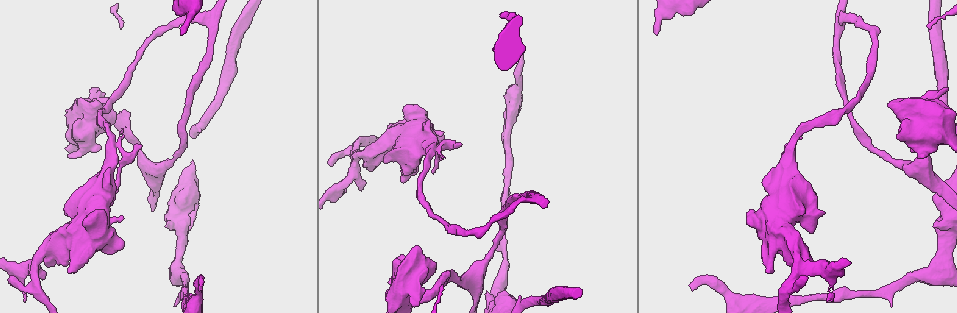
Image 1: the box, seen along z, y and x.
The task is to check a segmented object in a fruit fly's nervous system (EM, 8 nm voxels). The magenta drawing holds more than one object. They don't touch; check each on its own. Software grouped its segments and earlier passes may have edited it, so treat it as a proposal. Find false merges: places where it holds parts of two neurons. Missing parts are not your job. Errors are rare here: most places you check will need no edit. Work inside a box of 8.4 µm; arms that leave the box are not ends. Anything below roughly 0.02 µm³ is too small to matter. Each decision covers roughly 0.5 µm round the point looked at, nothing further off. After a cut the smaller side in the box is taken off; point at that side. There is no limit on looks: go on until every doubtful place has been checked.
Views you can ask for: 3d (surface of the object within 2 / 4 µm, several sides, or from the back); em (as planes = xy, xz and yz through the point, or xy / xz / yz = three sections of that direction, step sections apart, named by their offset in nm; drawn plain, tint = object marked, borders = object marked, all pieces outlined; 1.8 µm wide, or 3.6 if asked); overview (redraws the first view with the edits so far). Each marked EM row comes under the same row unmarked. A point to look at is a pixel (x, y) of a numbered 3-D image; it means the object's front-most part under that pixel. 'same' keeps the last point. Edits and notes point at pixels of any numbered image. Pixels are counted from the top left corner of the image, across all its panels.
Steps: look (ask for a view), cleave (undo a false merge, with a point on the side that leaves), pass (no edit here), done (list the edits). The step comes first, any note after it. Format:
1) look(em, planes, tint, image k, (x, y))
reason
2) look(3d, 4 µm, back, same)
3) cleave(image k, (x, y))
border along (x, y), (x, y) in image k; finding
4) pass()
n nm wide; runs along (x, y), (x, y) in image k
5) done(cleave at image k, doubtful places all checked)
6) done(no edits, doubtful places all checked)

look(em, 3.6 µm, planes, tint, image 1, (420, 145))

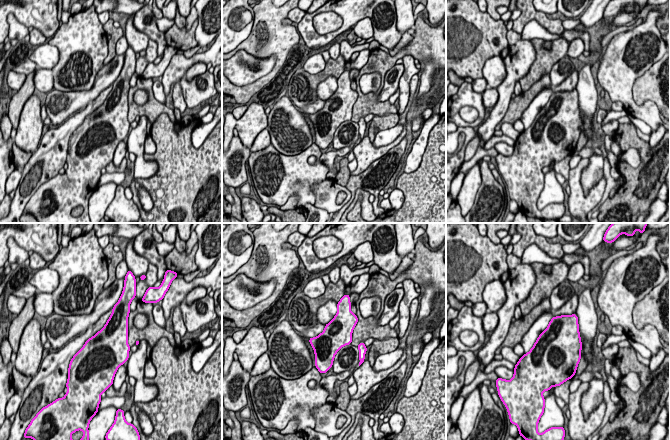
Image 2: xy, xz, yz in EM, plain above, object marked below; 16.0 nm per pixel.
pass()
460 nm wide; all the same neuron

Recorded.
look(3d, 4 µm, image 1, (926, 112))
thick turns thin

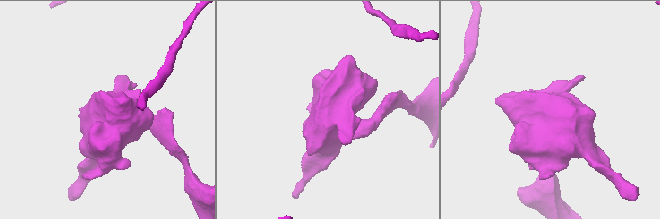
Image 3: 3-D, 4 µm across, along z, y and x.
look(em, 3.6 µm, xz, step 4, tint, image 3, (552, 116))

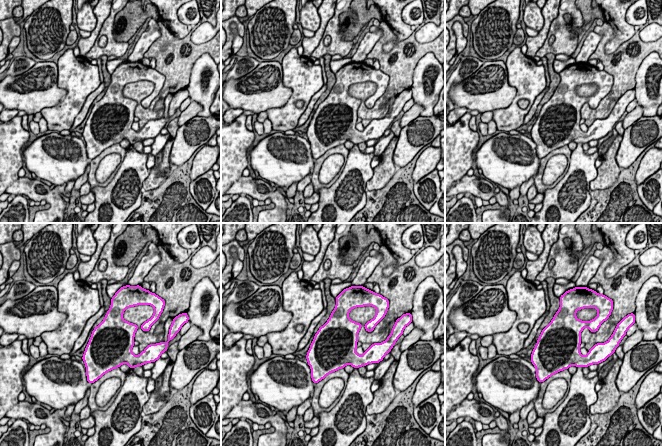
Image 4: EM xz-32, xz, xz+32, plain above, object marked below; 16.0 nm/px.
look(em, 3.6 µm, planes, tint, same)
another direction

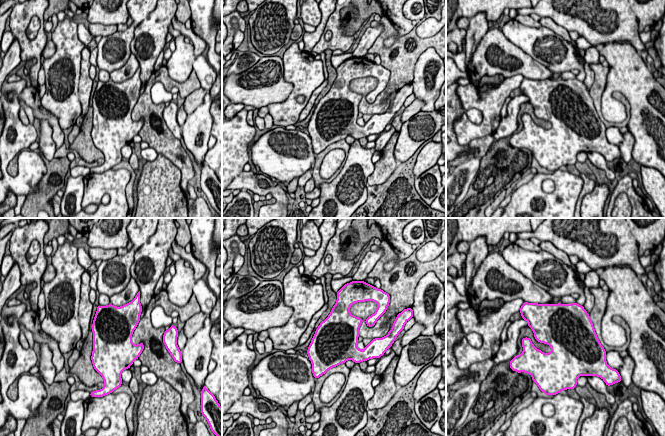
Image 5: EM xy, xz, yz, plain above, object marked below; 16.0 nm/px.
pass()
one neuron here

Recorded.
look(3d, 2 µm, image 1, (109, 156))
branch point

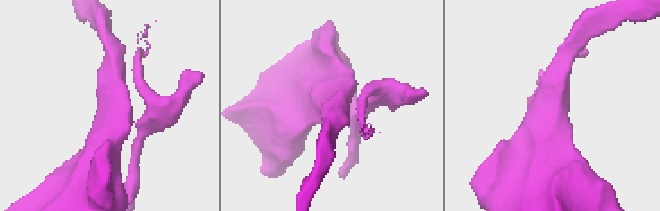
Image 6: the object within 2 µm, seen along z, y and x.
look(em, 3.6 µm, xz, step 16, borders, image 6, (553, 99))

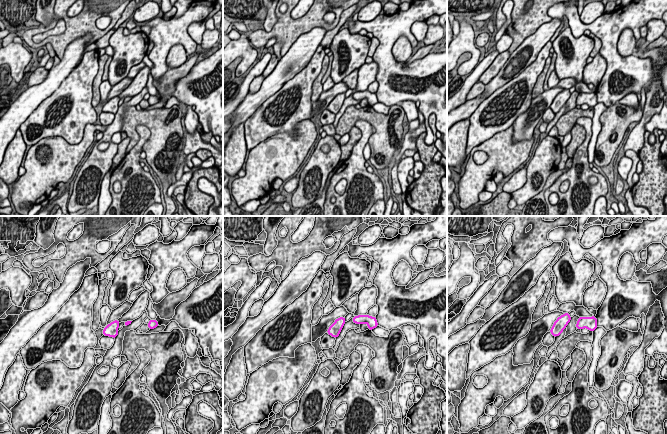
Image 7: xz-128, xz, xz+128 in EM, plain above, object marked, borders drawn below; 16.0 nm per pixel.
pass()
continuous, no second neuron

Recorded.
look(3d, 4 µm, image 1, (93, 222))
closes a loop

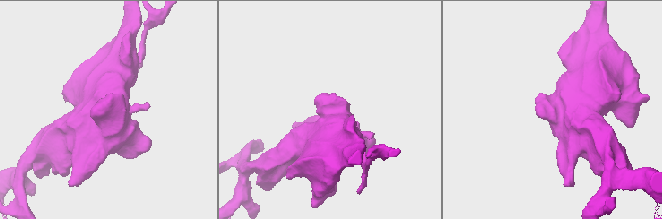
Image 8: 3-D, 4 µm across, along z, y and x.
look(em, 3.6 µm, yz, step 4, tint, image 8, (572, 111))

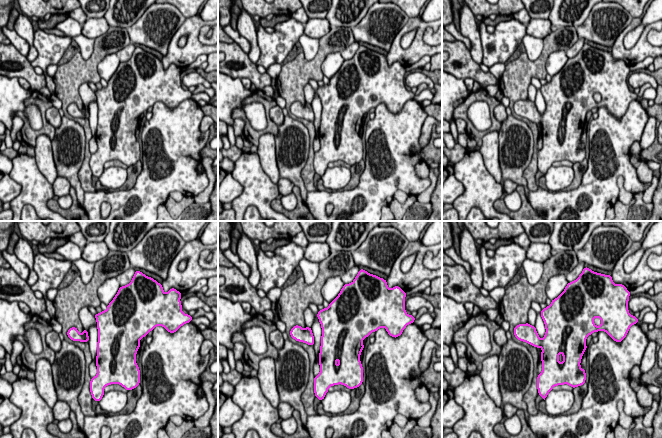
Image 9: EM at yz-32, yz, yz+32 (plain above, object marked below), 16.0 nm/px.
look(em, 3.6 µm, planes, tint, same)
another direction

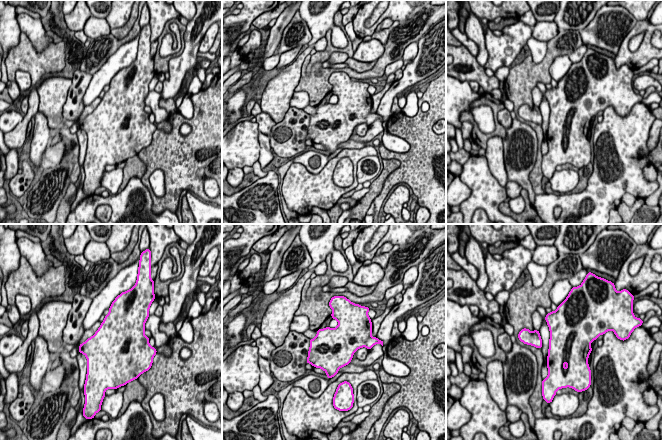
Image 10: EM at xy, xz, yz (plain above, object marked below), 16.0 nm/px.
pass()
600 nm wide; continuous, no second neuron

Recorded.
look(em, planes, tint, image 1, (798, 260))
small branch off a trunk

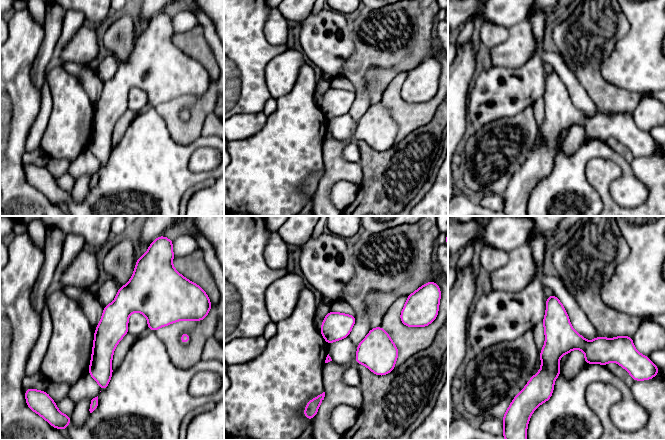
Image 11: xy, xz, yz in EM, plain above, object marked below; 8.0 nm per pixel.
pass()
runs along (171, 317), (130, 307), (106, 337), (102, 385) in image 11; one neuron here

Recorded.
look(3d, 2 µm, image 1, (195, 290))
sudden change in width

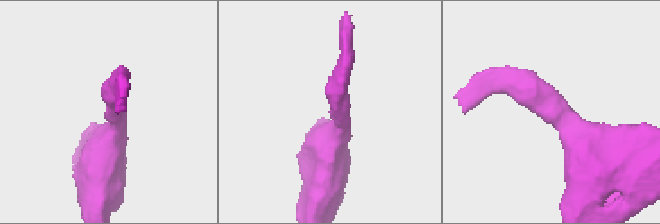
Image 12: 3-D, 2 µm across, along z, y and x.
look(em, planes, tint, image 12, (114, 108))
now the EM

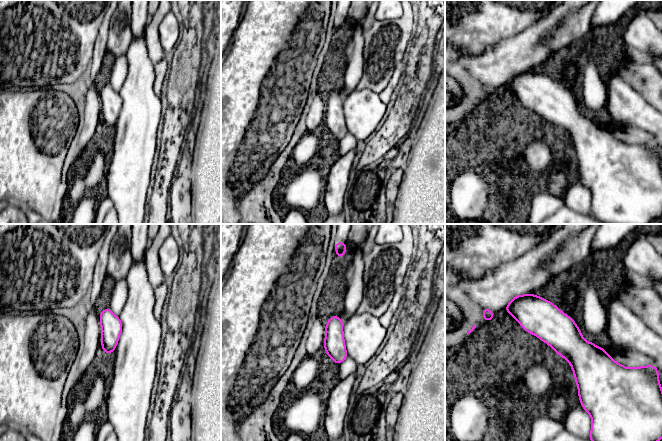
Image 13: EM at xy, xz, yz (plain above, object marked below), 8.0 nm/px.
pass()
runs along (509, 306), (608, 367) in image 13; continuous, no second neuron

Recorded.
done(no edits, doubtful places all checked)

